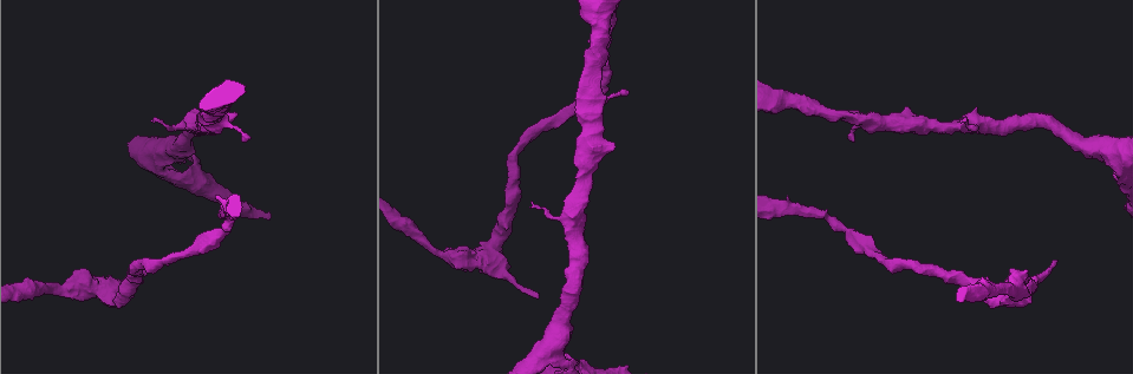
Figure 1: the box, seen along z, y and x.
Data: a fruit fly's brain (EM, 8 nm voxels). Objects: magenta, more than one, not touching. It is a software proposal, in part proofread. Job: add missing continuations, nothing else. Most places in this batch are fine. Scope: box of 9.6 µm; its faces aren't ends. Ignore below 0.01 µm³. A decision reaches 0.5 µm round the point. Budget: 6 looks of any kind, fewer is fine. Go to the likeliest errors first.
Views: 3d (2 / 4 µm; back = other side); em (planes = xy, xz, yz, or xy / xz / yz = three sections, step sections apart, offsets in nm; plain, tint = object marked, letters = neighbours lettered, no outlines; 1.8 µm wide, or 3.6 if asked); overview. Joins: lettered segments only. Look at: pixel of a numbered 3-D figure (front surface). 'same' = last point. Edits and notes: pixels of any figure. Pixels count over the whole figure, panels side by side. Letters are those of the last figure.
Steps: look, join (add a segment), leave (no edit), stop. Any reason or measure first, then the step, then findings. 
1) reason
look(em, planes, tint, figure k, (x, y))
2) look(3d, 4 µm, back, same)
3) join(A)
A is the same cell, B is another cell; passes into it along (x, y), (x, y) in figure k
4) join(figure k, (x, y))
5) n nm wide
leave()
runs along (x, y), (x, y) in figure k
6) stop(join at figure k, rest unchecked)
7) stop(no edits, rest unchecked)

tapers out
look(3d, 2 µm, figure 1, (854, 140))

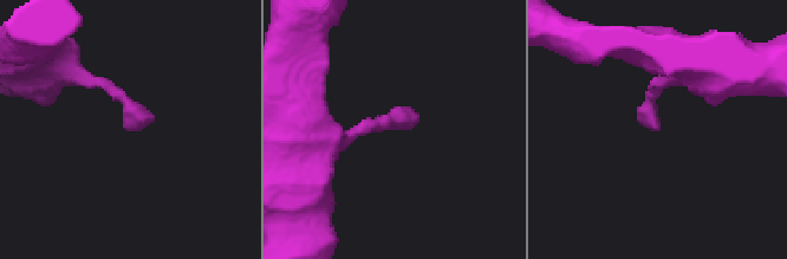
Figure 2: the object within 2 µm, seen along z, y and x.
shape alone is not enough
look(em, 3.6 µm, planes, letters, figure 2, (657, 119))

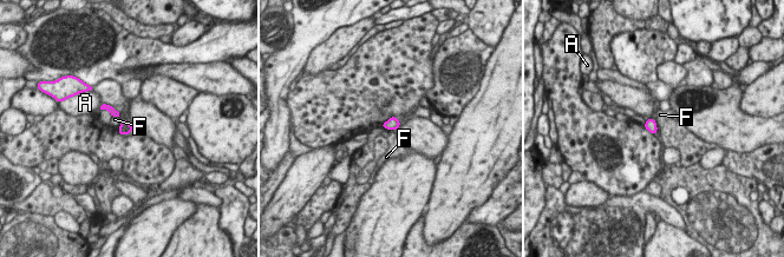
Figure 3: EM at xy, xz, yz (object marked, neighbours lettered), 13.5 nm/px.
F touches over 130 nm
leave()
A and F are other cells; border along (121, 114), (112, 117) in figure 3; none of them fits

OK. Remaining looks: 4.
branch stops here
look(em, xy, step 8, letters, figure 1, (537, 296))

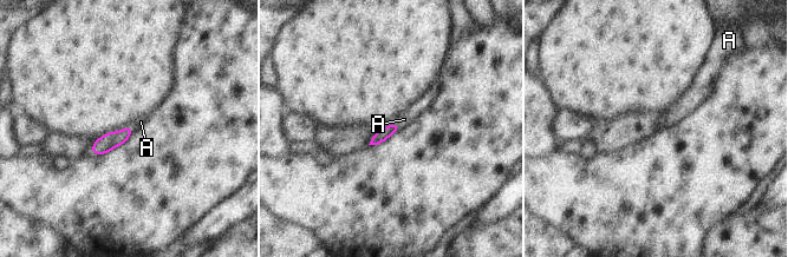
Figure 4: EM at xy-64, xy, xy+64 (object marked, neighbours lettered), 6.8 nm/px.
join(A)
A is the same cell; passes into it along (384, 133), (395, 124), (404, 119) in figure 4; it goes on there

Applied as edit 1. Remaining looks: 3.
look(overview)

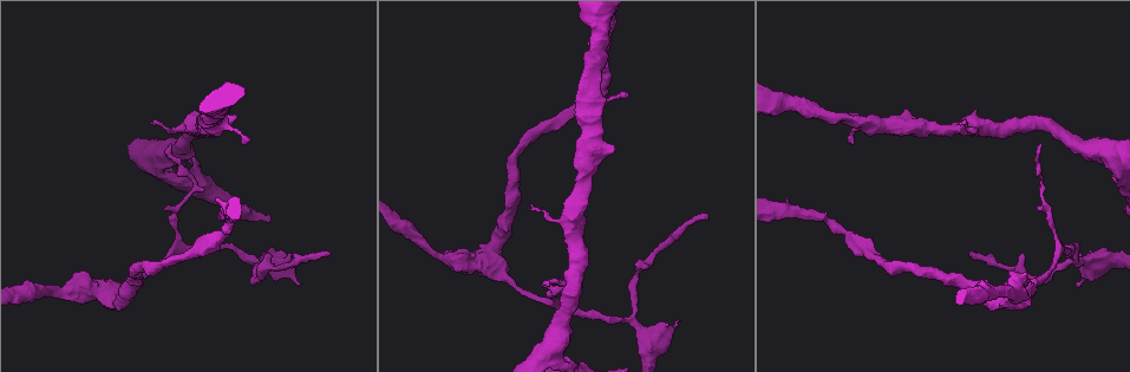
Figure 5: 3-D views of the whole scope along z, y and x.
tapers out
look(em, planes, letters, figure 5, (327, 256))

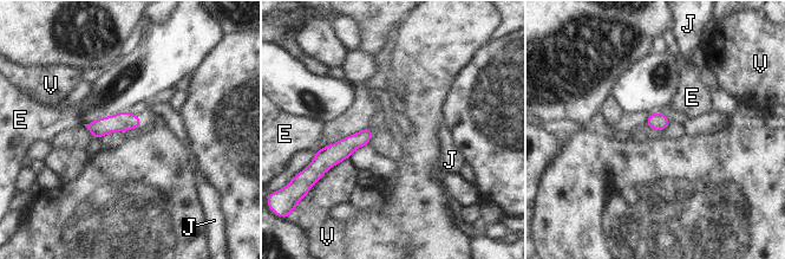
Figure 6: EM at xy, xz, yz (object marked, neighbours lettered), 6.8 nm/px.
leave()
E, J and V are other cells; no lettered segment goes on from it

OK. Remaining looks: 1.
stop(join at figure 4, rest unchecked)

